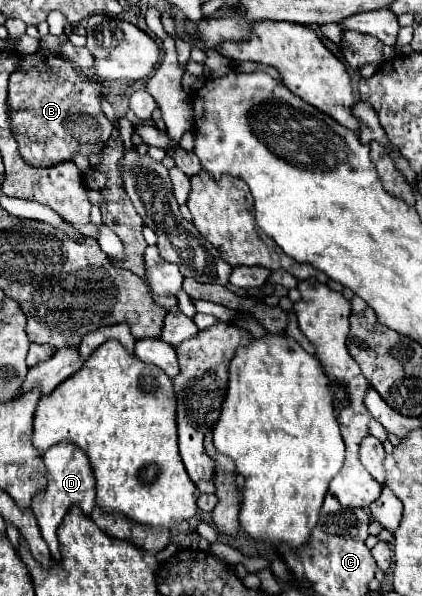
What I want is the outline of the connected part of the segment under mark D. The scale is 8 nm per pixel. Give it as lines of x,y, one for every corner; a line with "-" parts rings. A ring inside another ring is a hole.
61,441
57,445
53,445
51,449
45,451
43,459
45,459
45,467
47,467
47,487
33,495
31,511
37,517
41,535
45,539
45,543
49,545
51,557
59,559
57,527
61,525
61,521
67,515
71,505
79,505
85,515
91,515
91,509
95,507
95,477
93,477
93,469
91,469
87,453
79,451
79,447
71,441

